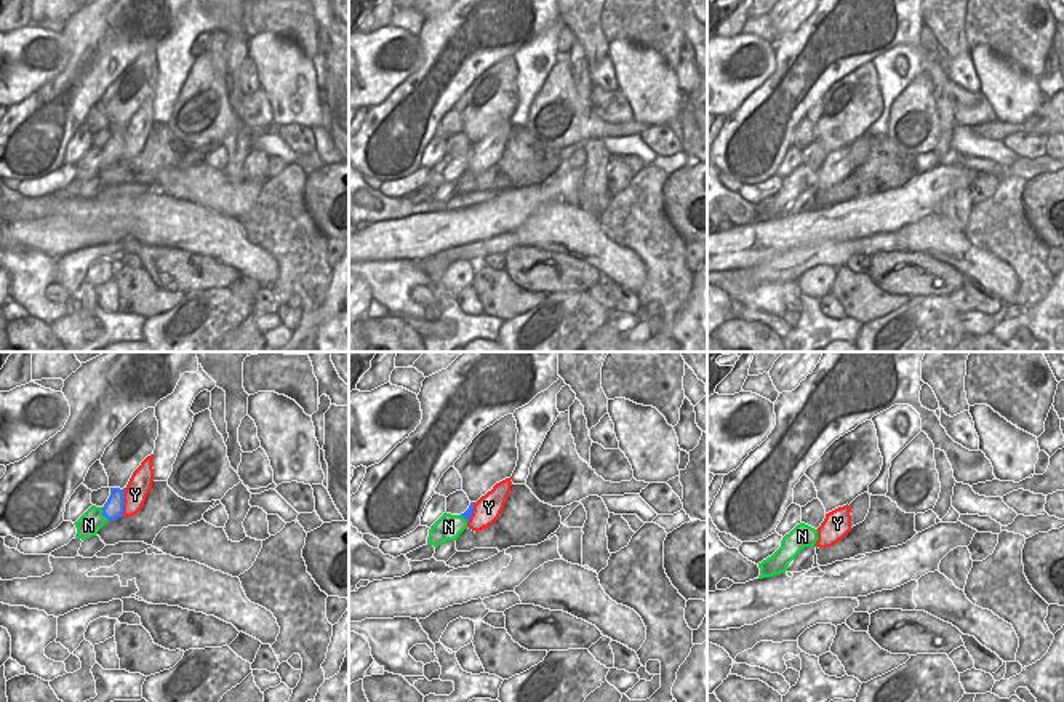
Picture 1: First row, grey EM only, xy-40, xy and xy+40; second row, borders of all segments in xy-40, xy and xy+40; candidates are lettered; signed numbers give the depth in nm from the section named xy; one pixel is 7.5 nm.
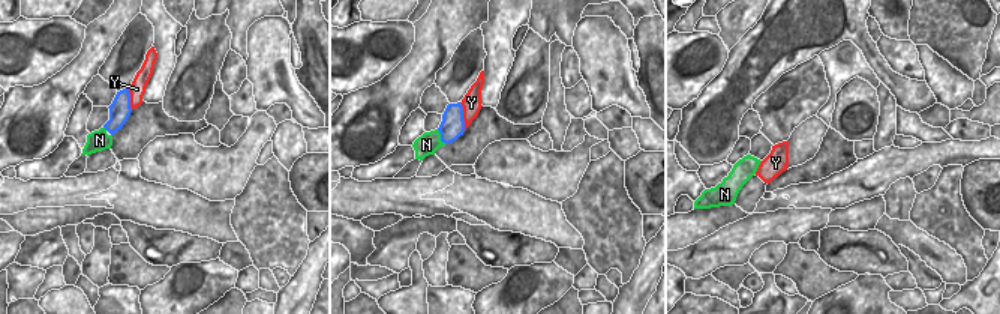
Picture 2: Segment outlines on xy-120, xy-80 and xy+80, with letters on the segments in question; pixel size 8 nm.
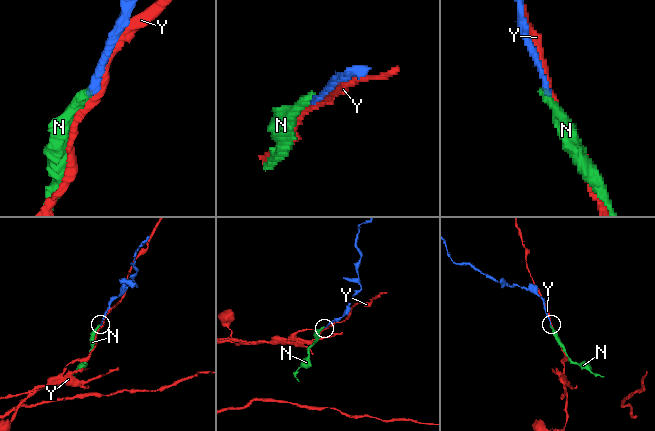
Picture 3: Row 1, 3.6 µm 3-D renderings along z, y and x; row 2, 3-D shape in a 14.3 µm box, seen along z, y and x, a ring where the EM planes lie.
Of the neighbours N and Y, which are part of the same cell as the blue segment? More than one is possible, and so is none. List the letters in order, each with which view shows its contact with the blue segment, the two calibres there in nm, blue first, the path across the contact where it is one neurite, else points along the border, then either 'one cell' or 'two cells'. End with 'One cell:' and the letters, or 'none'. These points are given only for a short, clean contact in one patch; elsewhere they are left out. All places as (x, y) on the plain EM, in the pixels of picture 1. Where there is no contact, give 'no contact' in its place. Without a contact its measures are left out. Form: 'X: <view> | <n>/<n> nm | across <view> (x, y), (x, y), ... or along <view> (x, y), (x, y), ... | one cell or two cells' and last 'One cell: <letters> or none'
N: xy-40 | 150/170 nm | across xy-40 (112, 151), (104, 157), (96, 159), (88, 167) | one cell
Y: xy-40 | 150/170 nm | two cells
One cell: N

